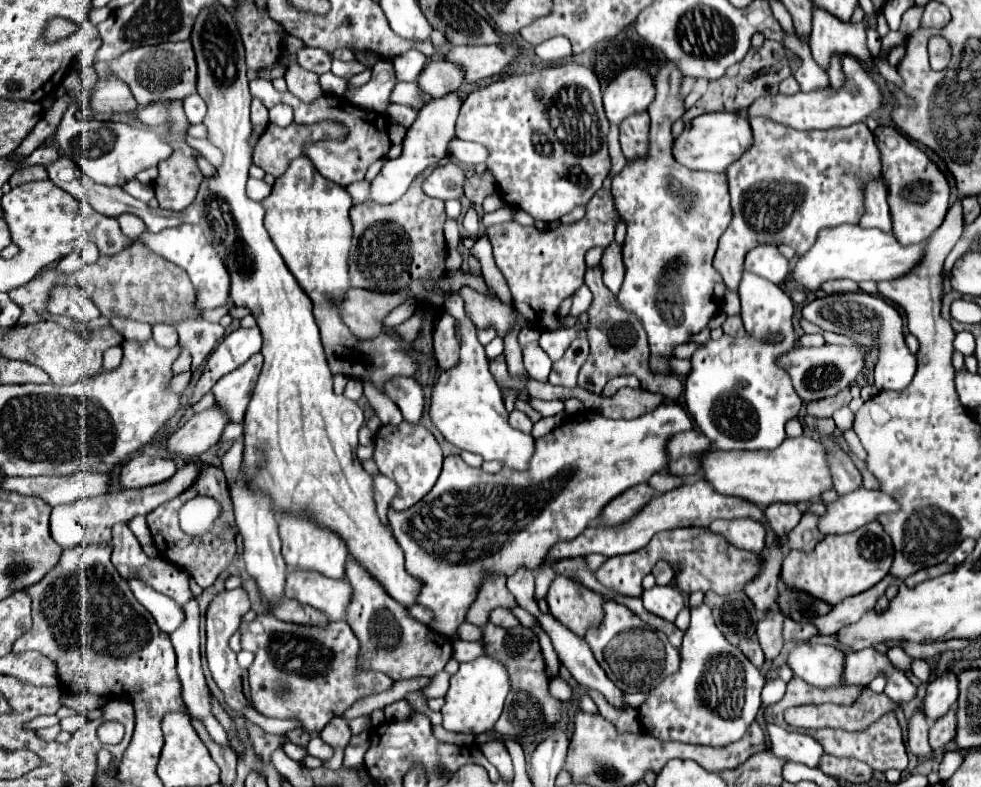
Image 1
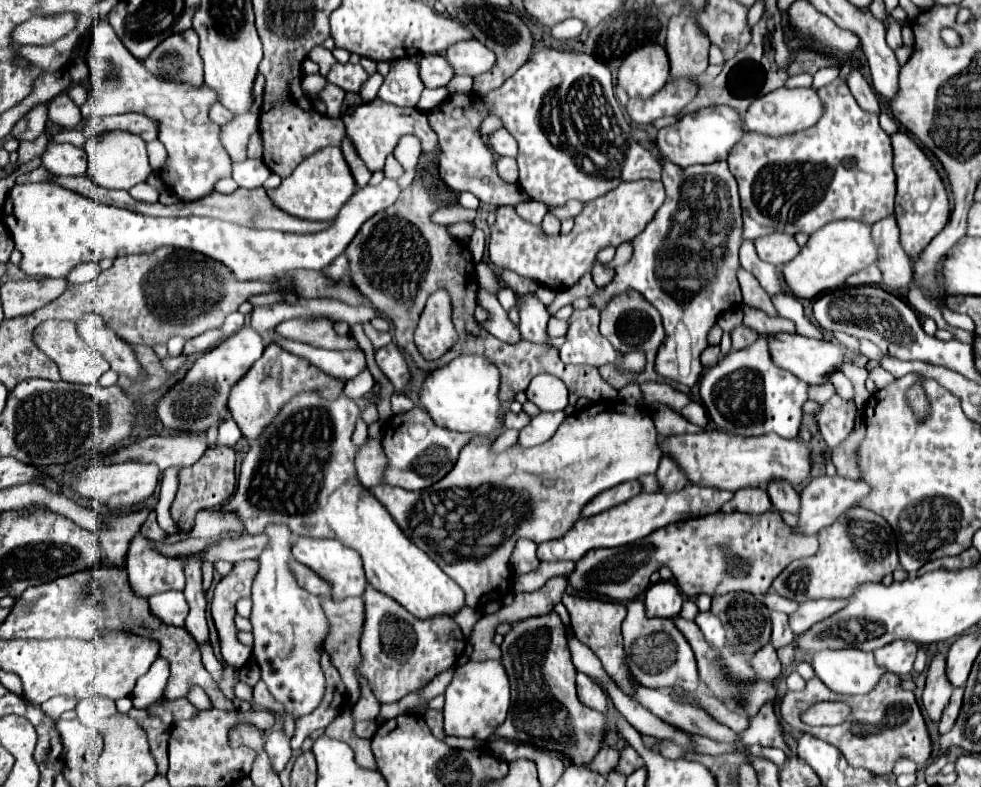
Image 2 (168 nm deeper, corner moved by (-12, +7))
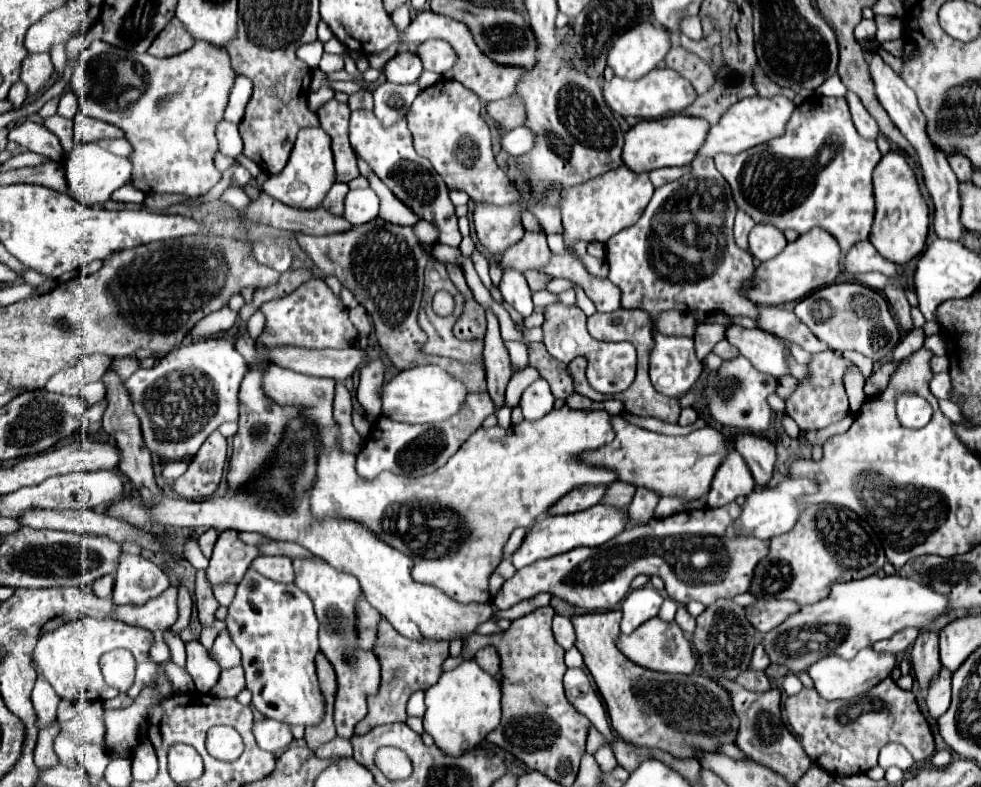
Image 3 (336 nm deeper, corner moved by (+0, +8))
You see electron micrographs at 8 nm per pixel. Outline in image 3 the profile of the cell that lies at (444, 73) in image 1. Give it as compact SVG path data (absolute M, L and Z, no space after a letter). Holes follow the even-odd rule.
M398 53L384 65L384 73L388 81L394 83L416 83L422 75L422 61L416 53Z

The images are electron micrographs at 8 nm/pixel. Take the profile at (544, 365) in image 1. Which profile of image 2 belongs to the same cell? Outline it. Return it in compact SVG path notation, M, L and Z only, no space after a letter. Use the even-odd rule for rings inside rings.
M534 294L520 296L520 334L524 340L546 344L546 324L548 324L548 310Z

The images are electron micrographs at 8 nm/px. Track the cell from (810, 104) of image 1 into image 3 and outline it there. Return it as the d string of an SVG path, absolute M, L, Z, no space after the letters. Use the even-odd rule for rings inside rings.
M754 95L754 97L742 99L736 105L732 105L732 109L728 109L716 125L710 127L708 139L698 155L704 155L704 157L714 157L718 153L736 155L736 153L742 153L742 151L752 149L756 145L768 143L770 139L780 137L780 133L784 133L786 123L790 121L794 109L796 109L794 101L790 101L784 95L774 95L774 97Z

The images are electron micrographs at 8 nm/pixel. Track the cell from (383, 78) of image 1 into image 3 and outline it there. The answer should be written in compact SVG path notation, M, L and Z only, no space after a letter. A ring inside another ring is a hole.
M386 81L384 85L380 85L374 91L374 113L376 113L376 117L384 125L396 123L400 117L406 115L406 111L410 109L412 101L416 99L416 95L420 91L422 89L418 83L400 85L400 83Z

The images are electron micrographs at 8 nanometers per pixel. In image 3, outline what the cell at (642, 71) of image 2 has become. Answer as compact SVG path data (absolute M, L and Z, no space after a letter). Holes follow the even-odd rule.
M640 23L614 43L608 53L608 65L614 69L616 77L638 81L656 69L668 49L670 35L664 29L652 23Z

